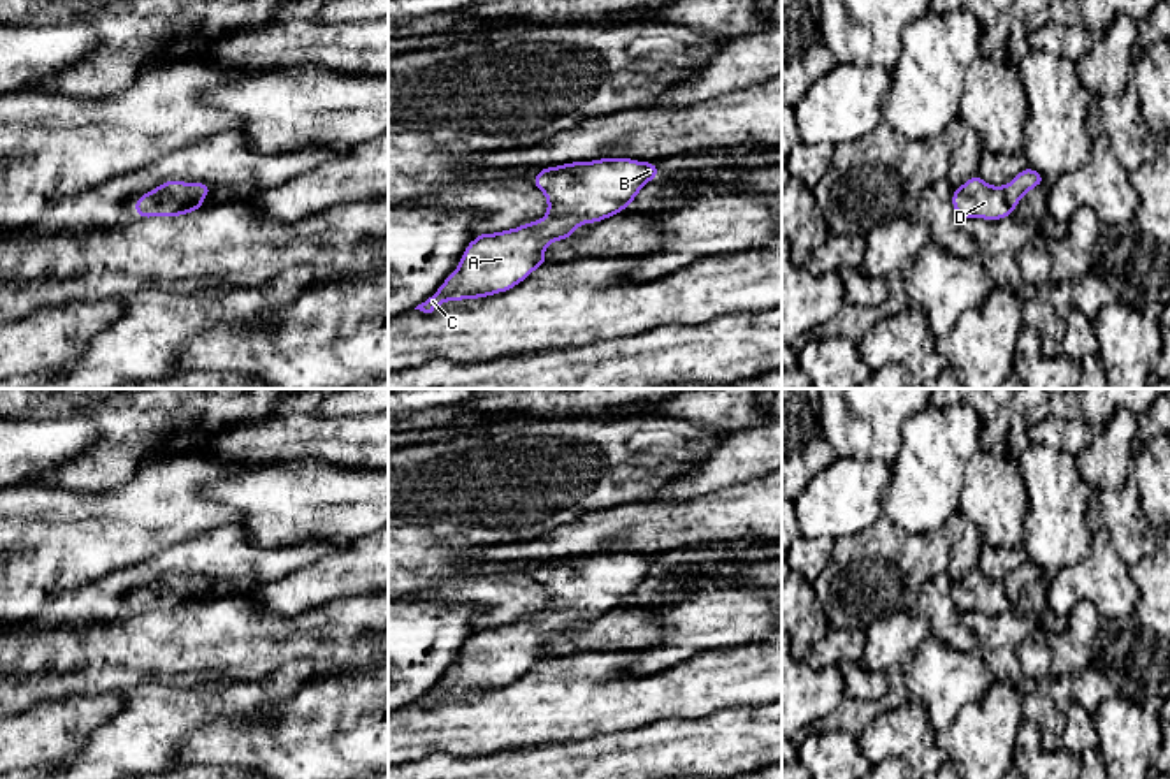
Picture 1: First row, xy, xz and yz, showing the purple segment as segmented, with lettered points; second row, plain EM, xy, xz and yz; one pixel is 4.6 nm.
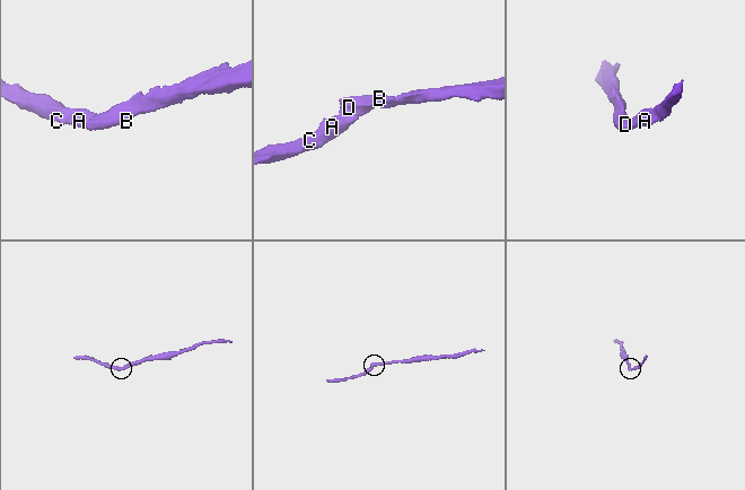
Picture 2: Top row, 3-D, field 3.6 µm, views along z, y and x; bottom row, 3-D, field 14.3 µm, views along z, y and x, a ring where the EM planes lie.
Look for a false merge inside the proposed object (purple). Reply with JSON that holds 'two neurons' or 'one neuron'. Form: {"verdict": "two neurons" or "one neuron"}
{"verdict": "one neuron"}

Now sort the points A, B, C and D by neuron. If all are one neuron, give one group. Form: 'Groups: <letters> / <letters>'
Groups: A B C D

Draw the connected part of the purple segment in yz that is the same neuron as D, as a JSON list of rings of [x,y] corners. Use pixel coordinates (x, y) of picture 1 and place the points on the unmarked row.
[[[1026,561],[1008,579],[991,580],[979,568],[952,586],[952,601],[959,614],[979,610],[989,615],[1014,607],[1019,594],[1035,580],[1047,577],[1045,572]]]

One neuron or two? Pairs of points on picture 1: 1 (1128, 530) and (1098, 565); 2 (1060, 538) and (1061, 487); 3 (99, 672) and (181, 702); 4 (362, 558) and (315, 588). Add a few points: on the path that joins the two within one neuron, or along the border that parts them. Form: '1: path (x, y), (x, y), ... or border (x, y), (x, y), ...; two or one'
1: border (1093, 531), (1105, 530), (1114, 549), (1130, 565); two
2: path (1060, 526), (1060, 500); one
3: border (178, 686), (143, 679), (123, 693); two
4: path (350, 568), (343, 568), (327, 579); one

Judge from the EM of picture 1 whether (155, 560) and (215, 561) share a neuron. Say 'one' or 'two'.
one

